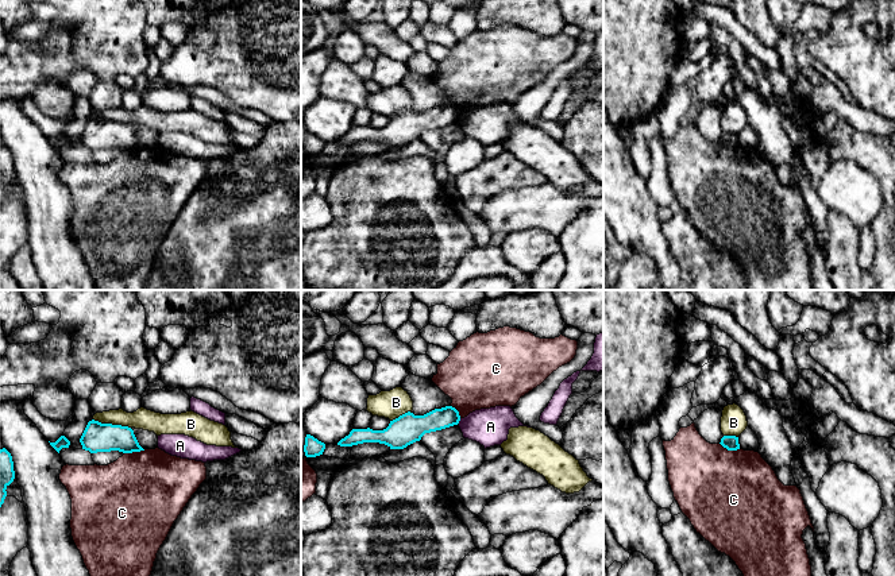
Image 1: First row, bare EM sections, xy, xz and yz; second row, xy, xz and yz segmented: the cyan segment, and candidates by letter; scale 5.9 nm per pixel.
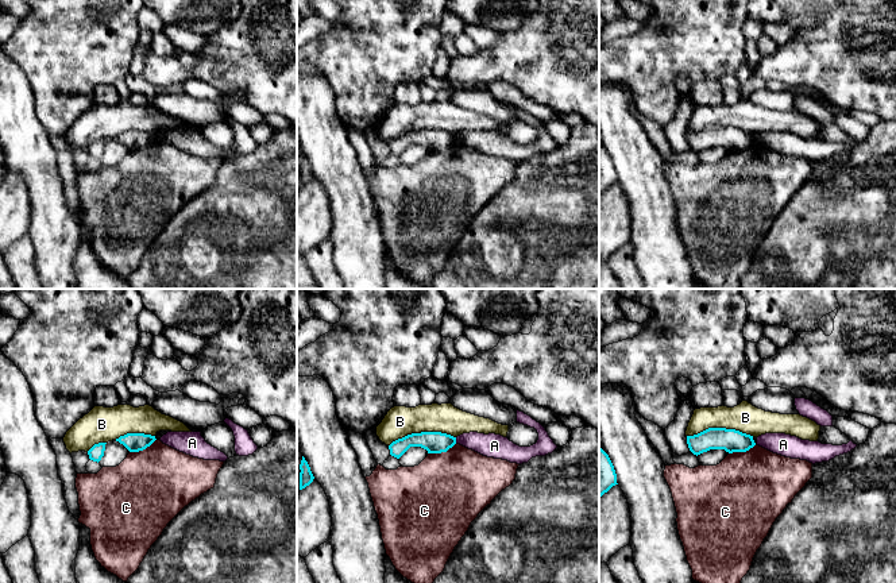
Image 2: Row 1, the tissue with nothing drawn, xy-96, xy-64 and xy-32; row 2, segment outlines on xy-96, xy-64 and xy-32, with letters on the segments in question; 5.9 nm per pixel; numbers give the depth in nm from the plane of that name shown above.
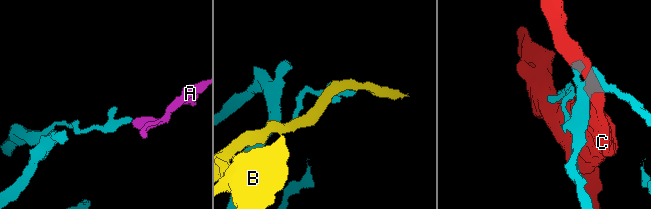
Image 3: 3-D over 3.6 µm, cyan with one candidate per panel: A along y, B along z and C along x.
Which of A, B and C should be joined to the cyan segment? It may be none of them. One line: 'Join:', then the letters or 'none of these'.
Join: none of these

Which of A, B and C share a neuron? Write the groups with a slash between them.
A / B / C

